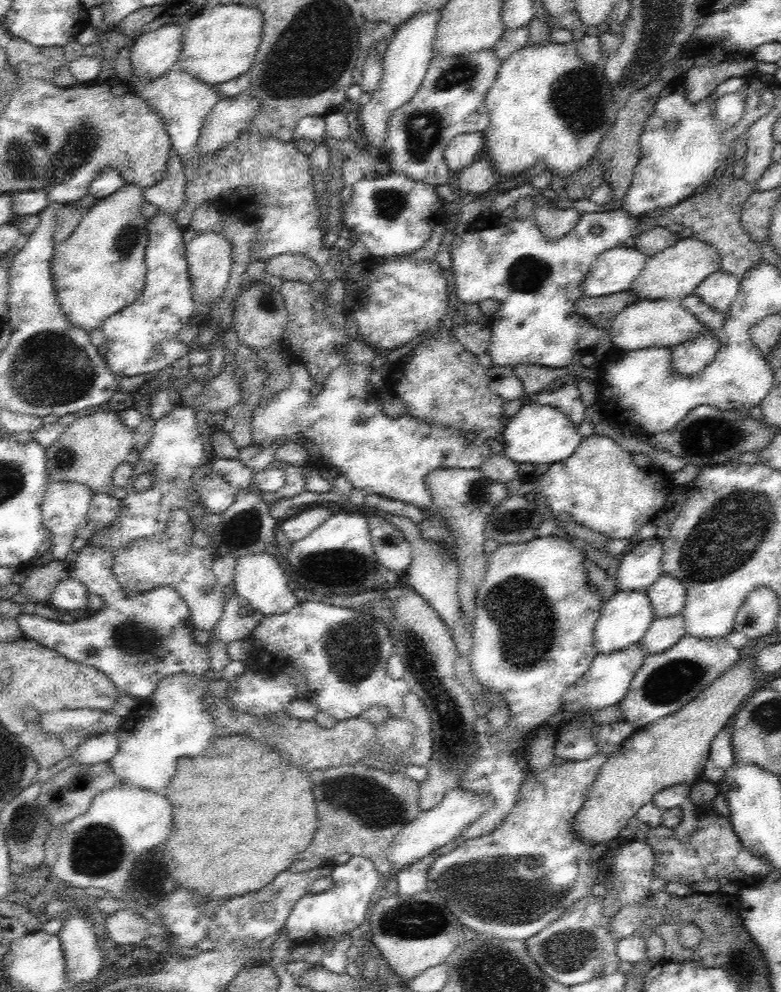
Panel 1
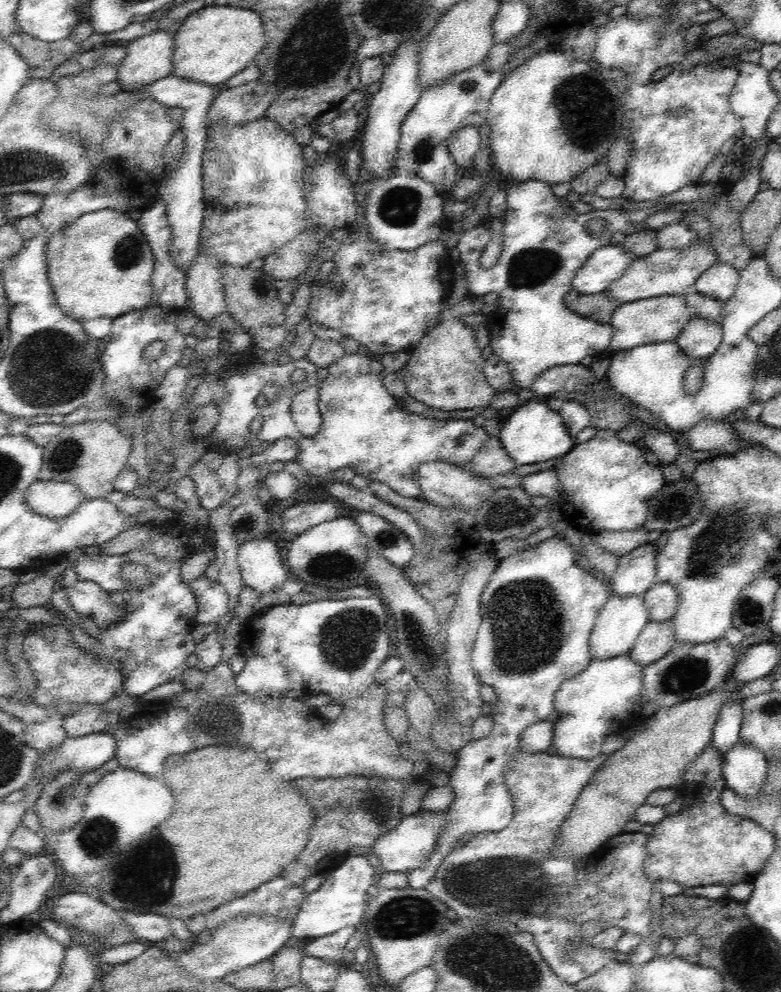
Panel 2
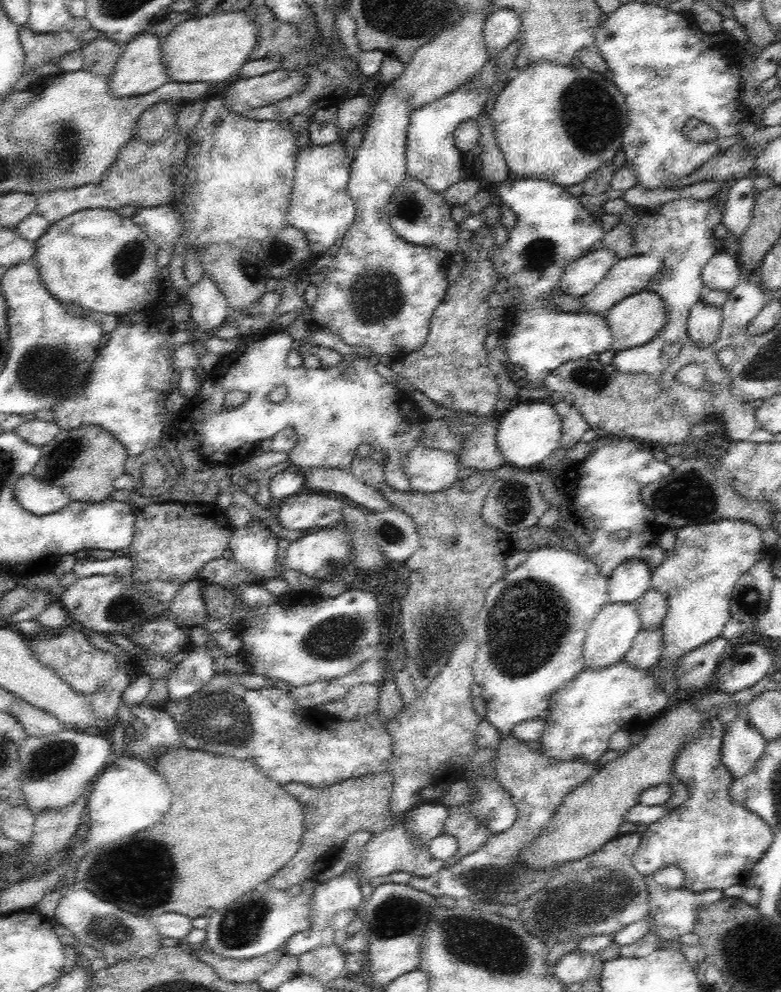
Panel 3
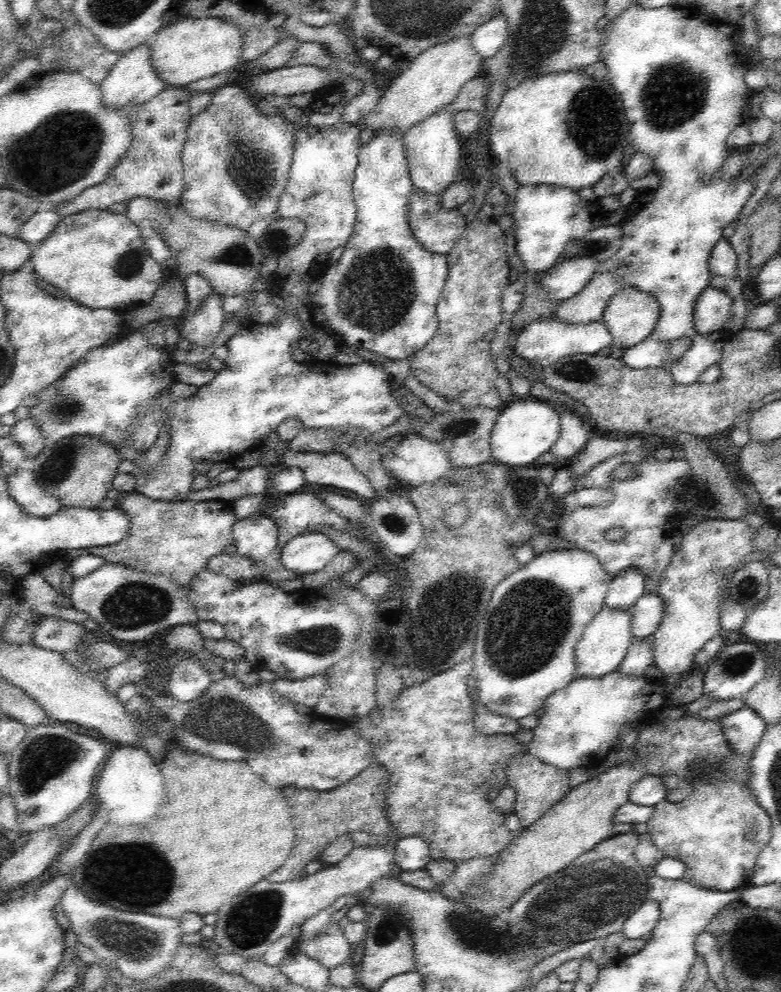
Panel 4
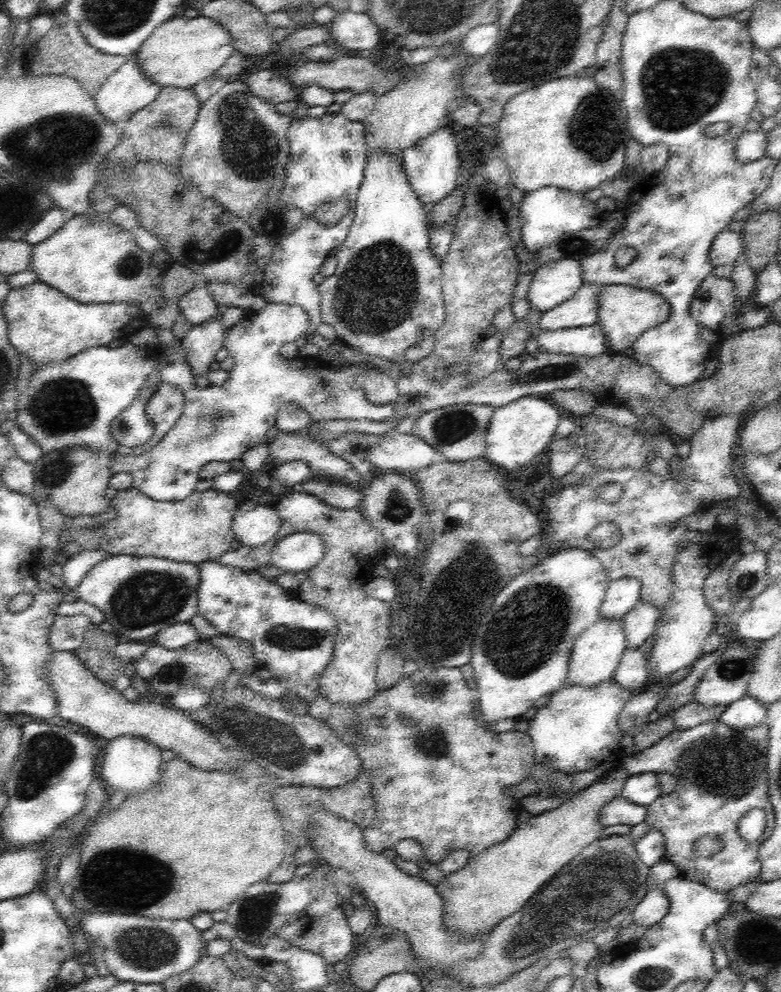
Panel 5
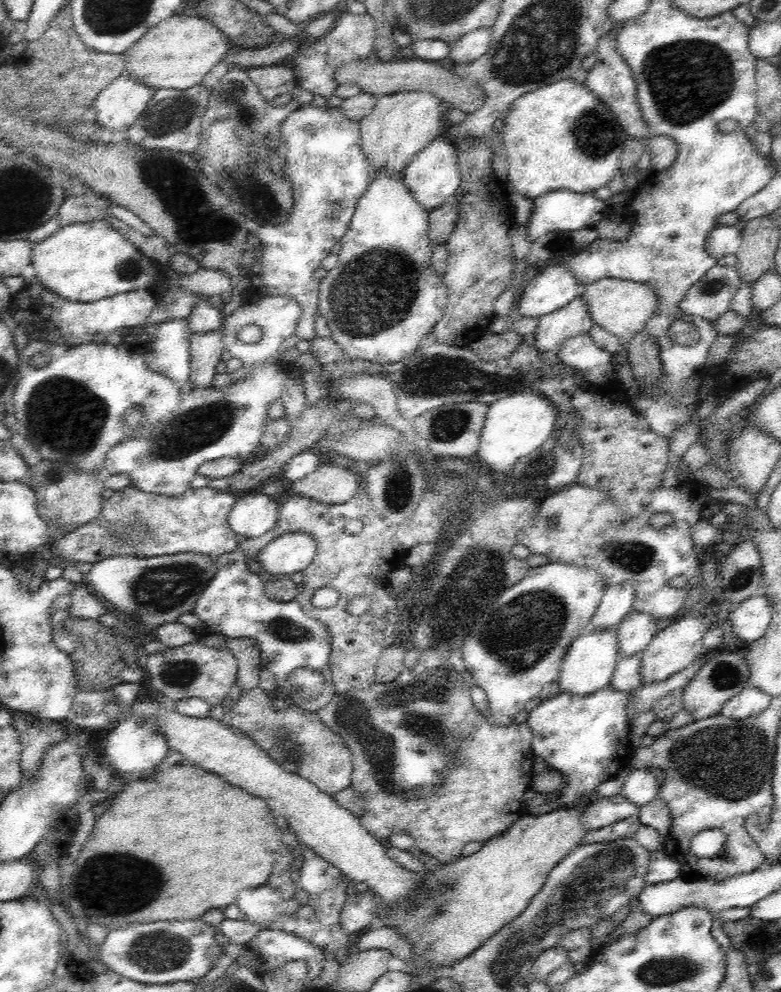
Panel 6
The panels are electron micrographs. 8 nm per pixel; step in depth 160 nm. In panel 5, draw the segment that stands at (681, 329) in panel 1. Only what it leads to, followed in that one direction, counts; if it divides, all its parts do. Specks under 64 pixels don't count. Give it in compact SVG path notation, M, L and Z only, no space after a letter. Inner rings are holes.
M629 284L600 285L598 323L612 350L630 348L649 328L662 324L670 316L670 304L657 292L634 288Z

